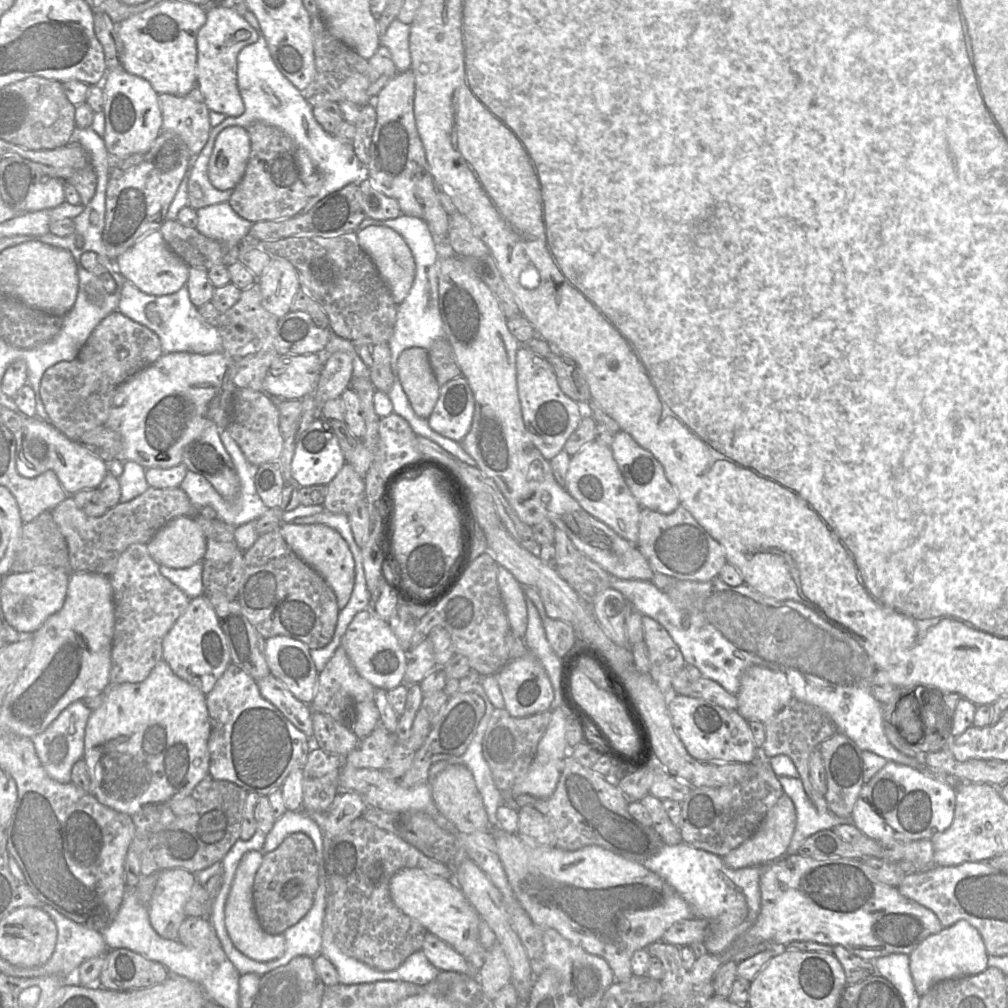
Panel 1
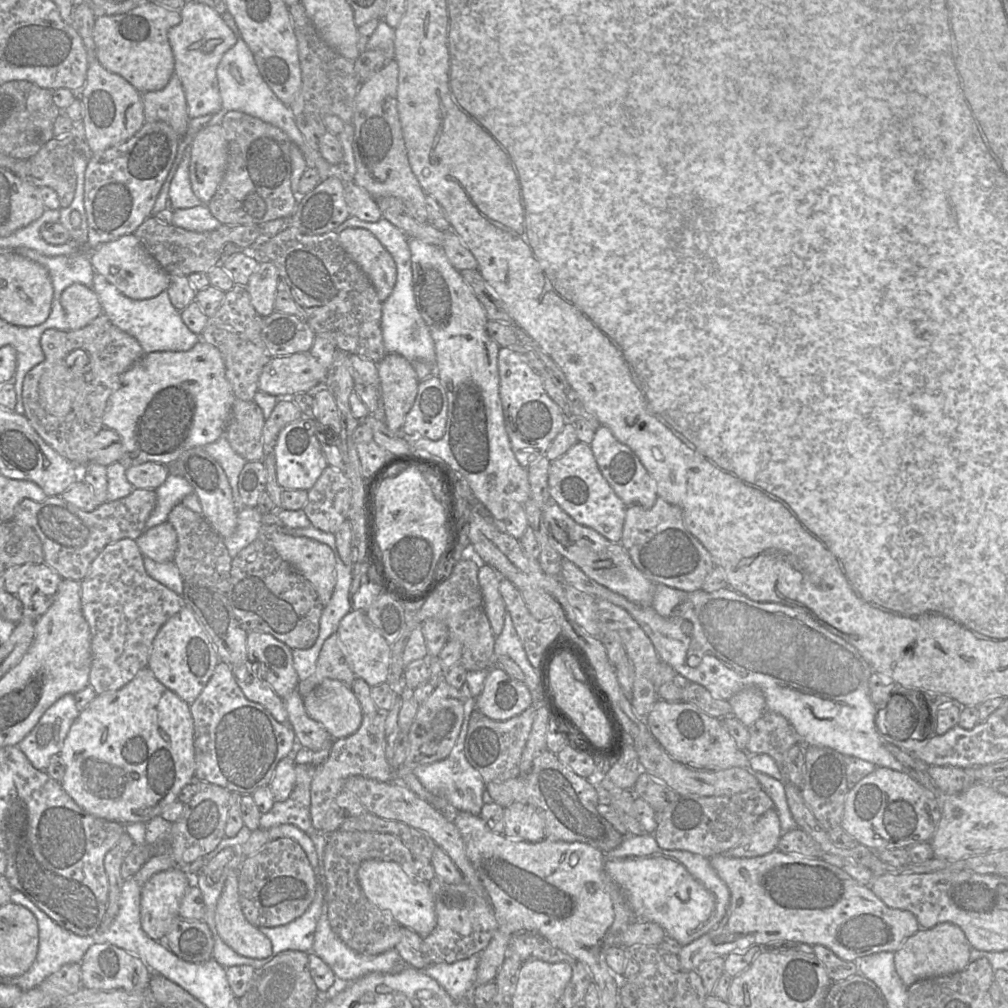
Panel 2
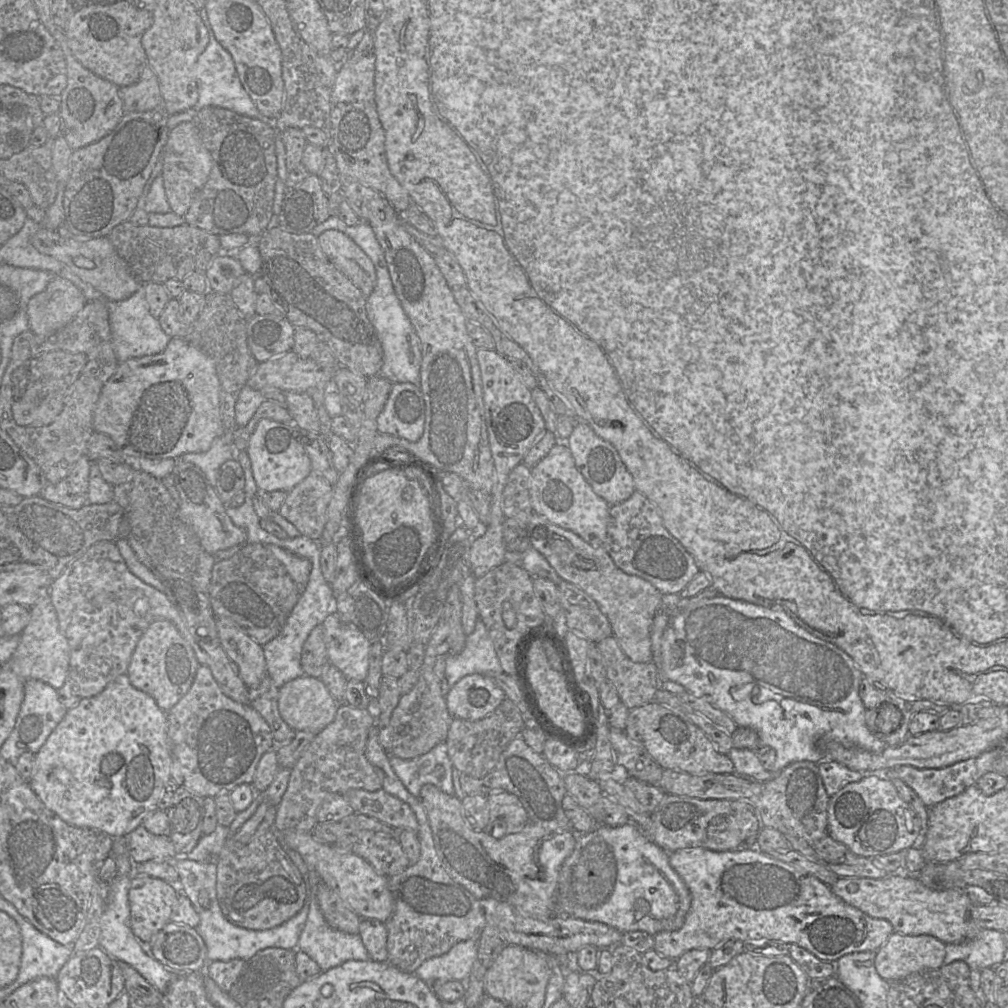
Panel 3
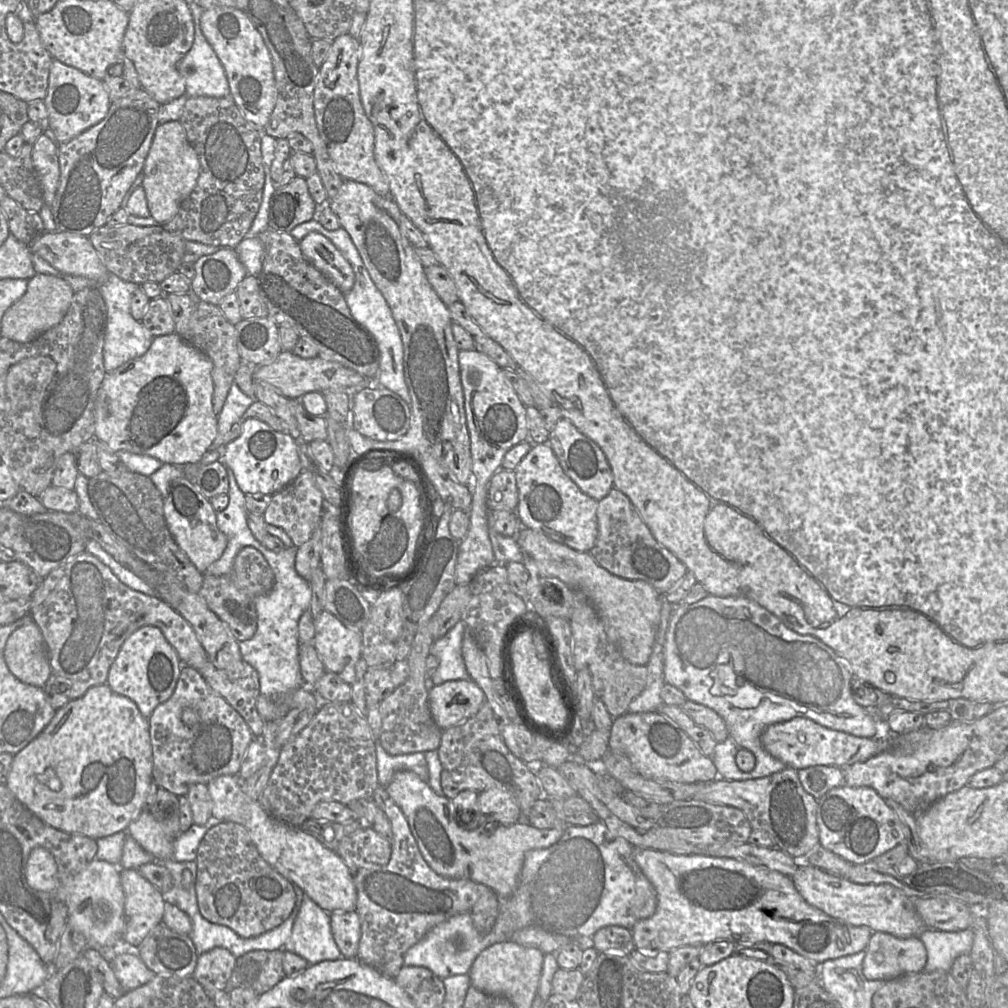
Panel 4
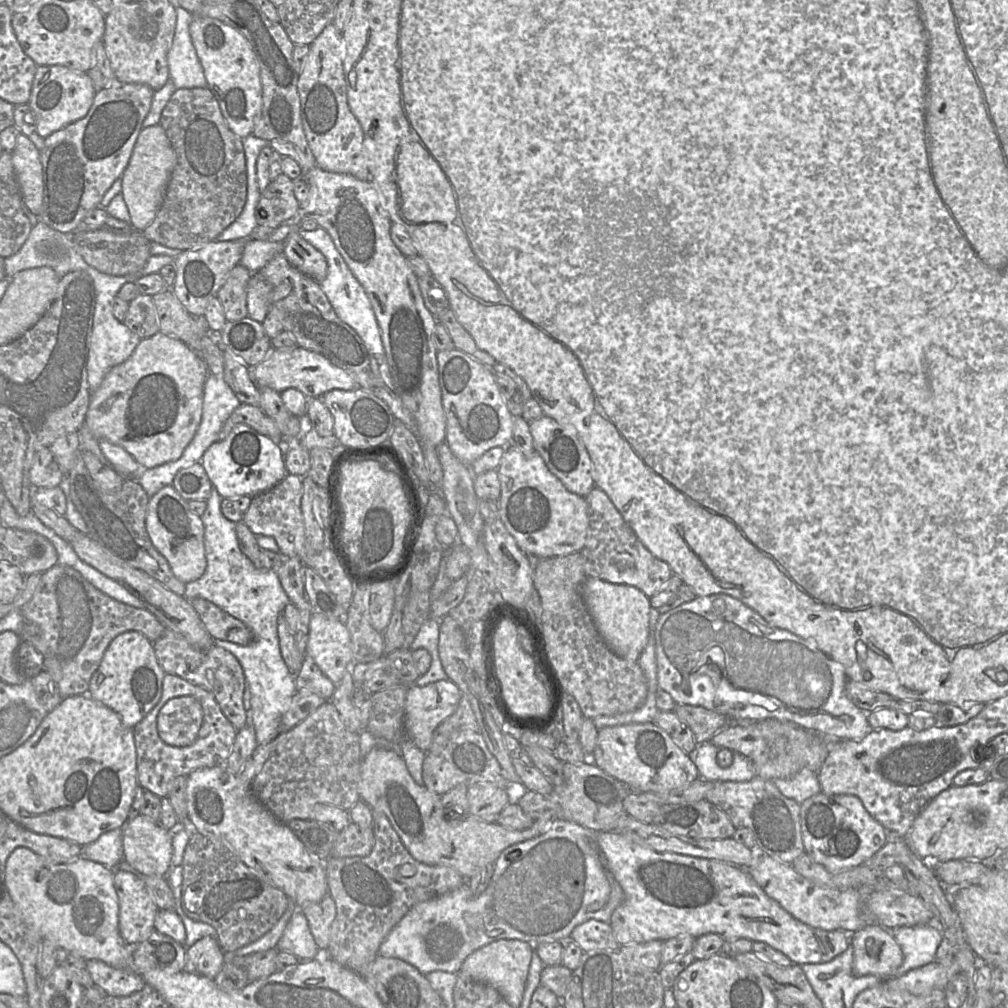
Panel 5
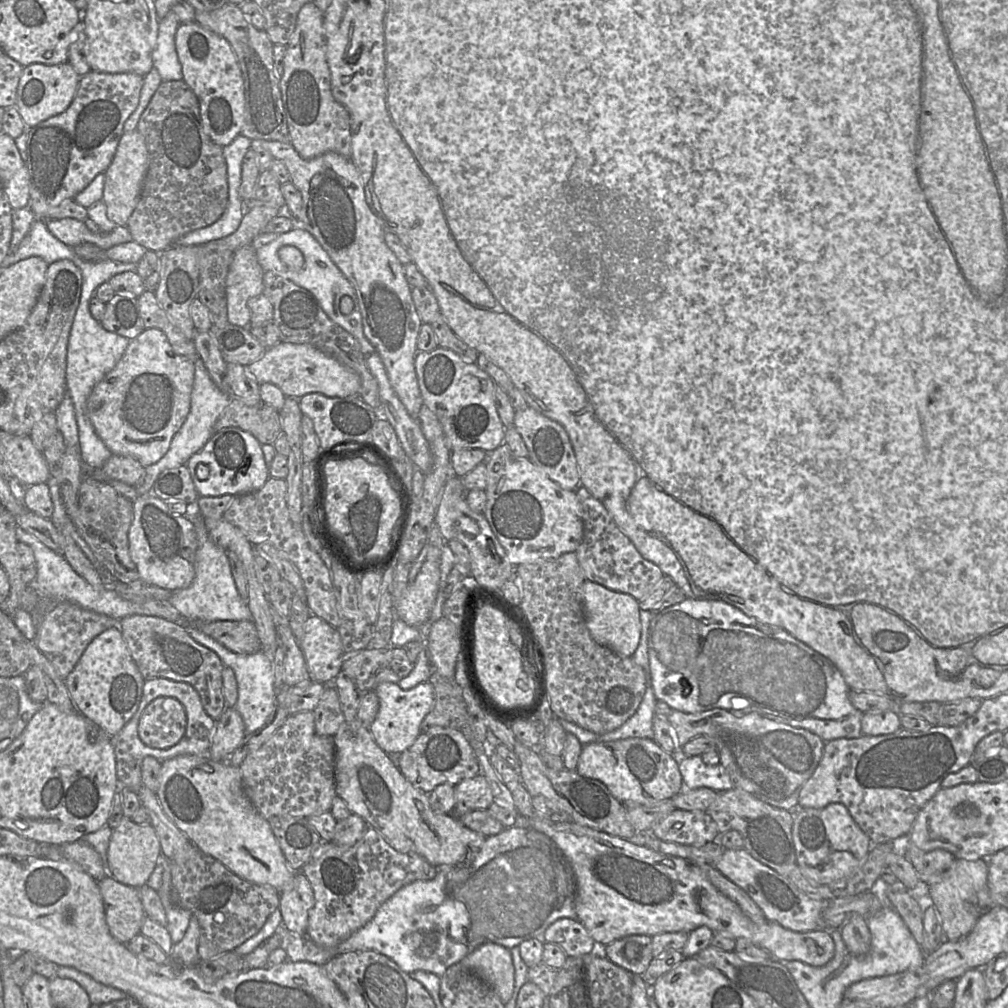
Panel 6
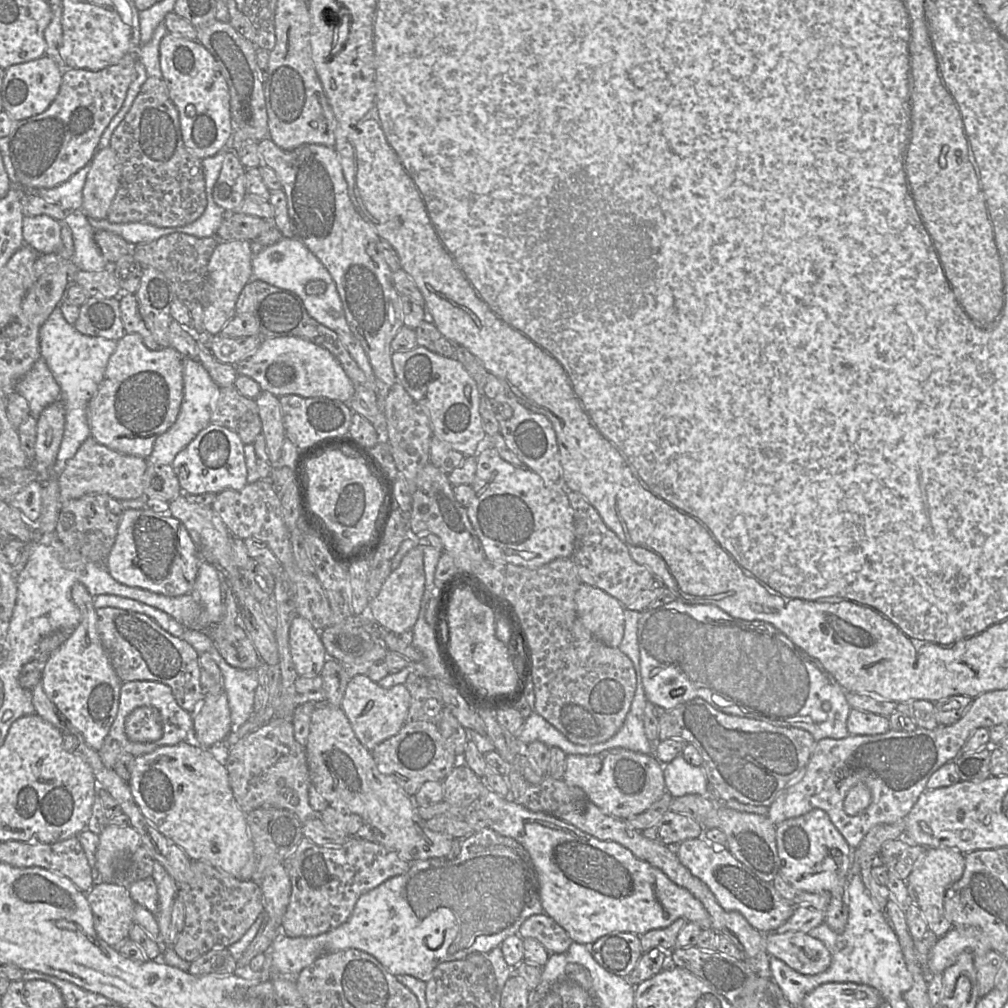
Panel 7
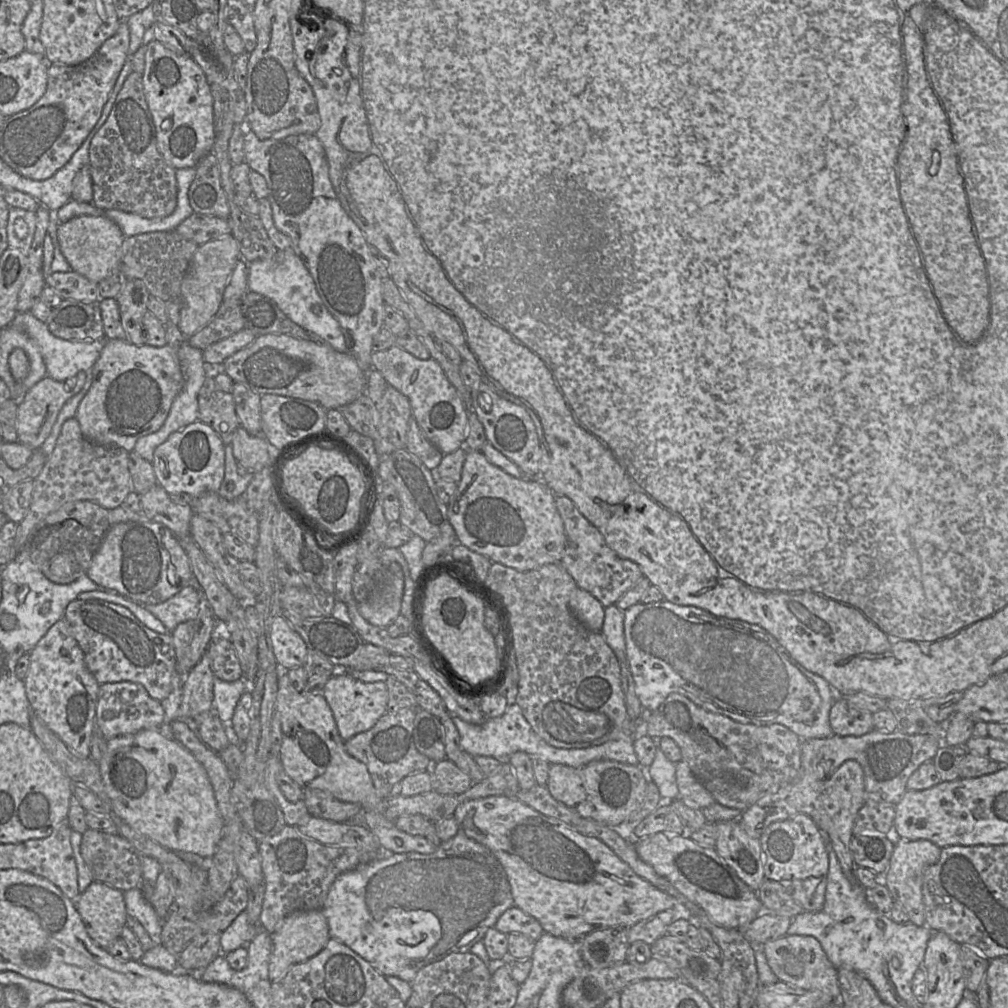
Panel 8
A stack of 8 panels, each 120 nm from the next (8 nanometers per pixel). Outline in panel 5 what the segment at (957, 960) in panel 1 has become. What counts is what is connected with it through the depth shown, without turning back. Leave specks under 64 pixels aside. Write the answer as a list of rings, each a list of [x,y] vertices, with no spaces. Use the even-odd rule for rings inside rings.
[[[876,924],[851,933],[850,945],[853,947],[853,970],[860,976],[892,978],[903,962],[903,953],[892,931]]]

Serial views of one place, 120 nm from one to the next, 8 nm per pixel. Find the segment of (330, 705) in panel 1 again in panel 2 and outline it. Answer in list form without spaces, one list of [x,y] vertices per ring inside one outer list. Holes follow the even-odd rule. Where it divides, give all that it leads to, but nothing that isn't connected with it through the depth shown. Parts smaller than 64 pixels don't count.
[[[336,633],[323,642],[314,674],[300,681],[297,690],[304,697],[325,679],[338,680],[346,685],[357,679],[345,660],[343,646]]]

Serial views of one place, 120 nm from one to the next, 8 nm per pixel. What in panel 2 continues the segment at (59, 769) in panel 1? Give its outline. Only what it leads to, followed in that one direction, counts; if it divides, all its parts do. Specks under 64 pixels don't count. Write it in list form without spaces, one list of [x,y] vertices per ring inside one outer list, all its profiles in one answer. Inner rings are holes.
[[[66,694],[44,712],[35,727],[17,744],[36,769],[46,771],[51,758],[58,755],[62,749],[71,725],[79,713],[74,695]]]

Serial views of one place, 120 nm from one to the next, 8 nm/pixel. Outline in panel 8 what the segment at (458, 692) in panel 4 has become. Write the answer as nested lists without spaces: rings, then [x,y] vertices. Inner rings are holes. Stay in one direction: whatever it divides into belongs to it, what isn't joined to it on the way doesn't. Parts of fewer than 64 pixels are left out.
[[[338,672],[327,681],[321,693],[332,710],[338,732],[344,741],[372,728],[388,711],[388,690],[385,682],[362,682],[349,673]]]

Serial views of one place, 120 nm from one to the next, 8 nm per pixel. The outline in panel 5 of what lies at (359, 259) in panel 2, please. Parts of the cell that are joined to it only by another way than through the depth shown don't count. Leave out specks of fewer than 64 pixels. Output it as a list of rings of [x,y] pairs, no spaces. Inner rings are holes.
[[[299,231],[289,234],[284,243],[283,254],[289,263],[303,274],[322,281],[327,274],[327,261],[324,255],[299,235]]]

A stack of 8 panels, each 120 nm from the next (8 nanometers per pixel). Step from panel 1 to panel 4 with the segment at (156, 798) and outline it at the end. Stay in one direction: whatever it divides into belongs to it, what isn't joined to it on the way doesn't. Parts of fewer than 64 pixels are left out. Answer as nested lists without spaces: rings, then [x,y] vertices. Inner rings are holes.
[[[103,684],[89,688],[83,696],[70,700],[56,710],[54,717],[44,730],[27,746],[14,754],[10,771],[4,783],[20,803],[51,827],[68,833],[100,839],[119,831],[126,831],[129,824],[145,810],[148,796],[151,794],[151,787],[154,784],[152,770],[153,754],[148,718],[141,714],[131,699],[115,693],[107,684]]]

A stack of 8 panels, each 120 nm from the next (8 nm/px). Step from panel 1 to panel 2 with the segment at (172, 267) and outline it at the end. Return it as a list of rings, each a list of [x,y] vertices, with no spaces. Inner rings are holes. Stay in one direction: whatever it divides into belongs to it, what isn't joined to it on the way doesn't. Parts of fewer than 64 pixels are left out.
[[[133,234],[121,236],[114,241],[99,245],[90,253],[89,259],[96,274],[103,276],[120,293],[134,300],[155,297],[167,291],[171,282],[171,277]]]

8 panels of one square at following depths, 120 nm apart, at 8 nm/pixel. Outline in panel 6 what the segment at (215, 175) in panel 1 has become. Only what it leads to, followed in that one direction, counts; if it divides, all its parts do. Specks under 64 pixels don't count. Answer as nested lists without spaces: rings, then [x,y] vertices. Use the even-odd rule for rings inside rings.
[[[136,130],[126,132],[119,142],[112,163],[104,173],[102,202],[106,205],[108,218],[118,226],[126,226],[137,206],[148,171],[148,163],[148,151],[143,136]]]

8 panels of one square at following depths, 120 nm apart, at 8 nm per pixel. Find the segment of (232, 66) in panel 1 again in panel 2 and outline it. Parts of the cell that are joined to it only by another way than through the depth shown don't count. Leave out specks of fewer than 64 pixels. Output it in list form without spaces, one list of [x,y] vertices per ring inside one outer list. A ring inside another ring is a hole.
[[[185,2],[179,10],[181,21],[169,34],[174,55],[175,76],[183,87],[188,115],[195,118],[212,115],[221,110],[222,101],[217,81],[217,67],[223,55],[237,42],[237,36],[222,15],[201,3]]]

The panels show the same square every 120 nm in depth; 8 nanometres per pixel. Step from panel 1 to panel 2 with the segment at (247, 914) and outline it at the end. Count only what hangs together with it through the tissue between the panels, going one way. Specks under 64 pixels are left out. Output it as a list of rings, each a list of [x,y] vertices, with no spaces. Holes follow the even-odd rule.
[[[238,868],[226,880],[217,902],[216,929],[222,940],[238,954],[263,959],[273,954],[272,943],[243,914],[238,889]]]

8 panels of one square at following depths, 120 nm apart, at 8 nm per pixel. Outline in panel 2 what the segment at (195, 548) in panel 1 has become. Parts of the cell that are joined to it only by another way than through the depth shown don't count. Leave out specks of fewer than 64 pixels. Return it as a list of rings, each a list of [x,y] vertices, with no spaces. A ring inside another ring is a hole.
[[[165,521],[146,529],[136,543],[144,557],[160,563],[172,562],[177,549],[177,534],[173,526]]]

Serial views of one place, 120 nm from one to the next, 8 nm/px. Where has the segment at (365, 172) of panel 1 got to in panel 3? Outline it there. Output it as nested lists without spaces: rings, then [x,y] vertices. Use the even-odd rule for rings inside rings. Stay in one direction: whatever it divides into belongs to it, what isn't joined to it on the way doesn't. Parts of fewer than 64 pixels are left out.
[[[205,7],[198,10],[199,15],[209,32],[209,42],[205,50],[198,57],[195,64],[195,78],[199,91],[199,99],[193,107],[196,111],[206,106],[217,106],[230,109],[241,115],[259,119],[265,123],[275,126],[276,118],[264,116],[255,106],[245,89],[243,88],[236,72],[234,61],[228,51],[226,51],[215,39],[211,30]]]

